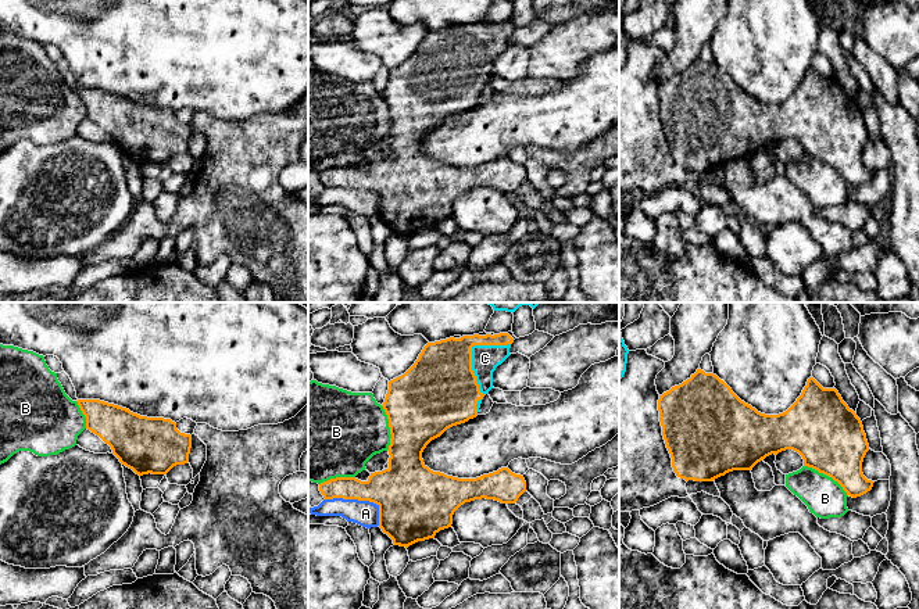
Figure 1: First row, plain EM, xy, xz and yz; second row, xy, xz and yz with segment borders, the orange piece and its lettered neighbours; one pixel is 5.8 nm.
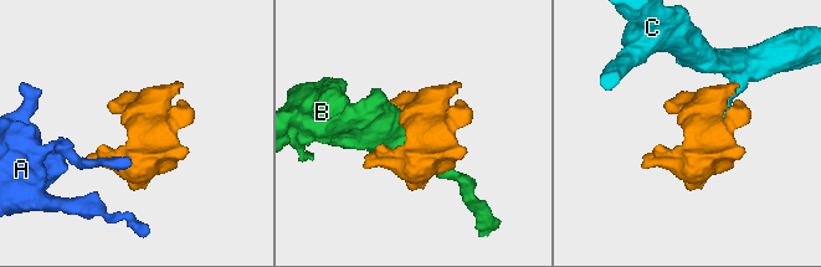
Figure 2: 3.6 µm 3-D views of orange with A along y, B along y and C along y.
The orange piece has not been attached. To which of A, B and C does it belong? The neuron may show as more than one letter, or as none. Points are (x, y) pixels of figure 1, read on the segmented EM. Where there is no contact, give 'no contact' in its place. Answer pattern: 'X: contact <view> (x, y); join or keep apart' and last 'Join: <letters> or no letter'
A: contact xz (361, 500); keep apart
B: contact yz (828, 475); keep apart
C: contact xz (471, 353); join
Join: C

